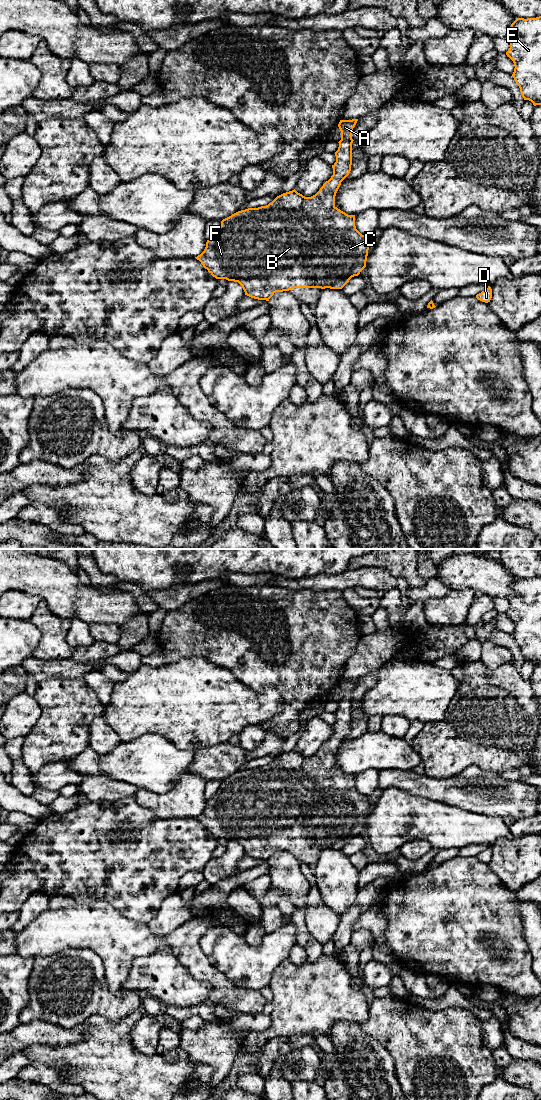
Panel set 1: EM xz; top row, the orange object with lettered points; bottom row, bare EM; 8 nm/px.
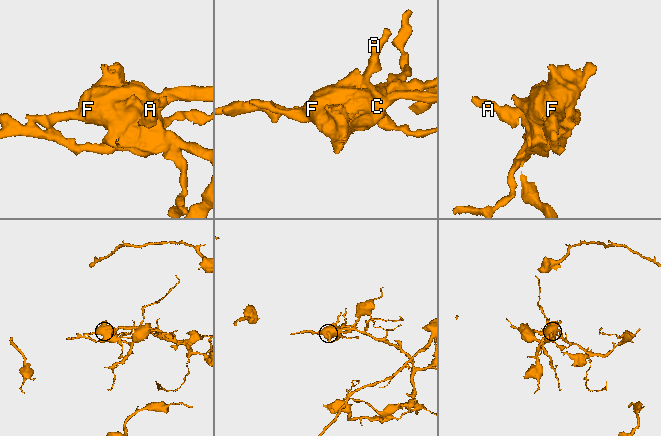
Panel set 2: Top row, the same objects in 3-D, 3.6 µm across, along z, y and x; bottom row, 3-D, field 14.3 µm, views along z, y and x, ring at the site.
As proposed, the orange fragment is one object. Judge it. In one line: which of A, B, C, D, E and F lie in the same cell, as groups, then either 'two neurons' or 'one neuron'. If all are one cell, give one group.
A B C D E F; one neuron

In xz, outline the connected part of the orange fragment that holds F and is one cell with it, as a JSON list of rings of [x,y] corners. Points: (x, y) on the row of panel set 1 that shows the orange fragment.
[[[340,120],[341,140],[335,152],[336,162],[332,165],[333,175],[315,195],[305,197],[294,189],[277,196],[266,206],[241,210],[221,221],[216,234],[207,240],[204,251],[195,257],[213,277],[238,282],[245,295],[269,301],[276,292],[294,288],[342,289],[352,277],[360,274],[366,267],[368,238],[356,229],[355,215],[348,215],[335,206],[341,182],[351,171],[352,130],[357,121]]]

